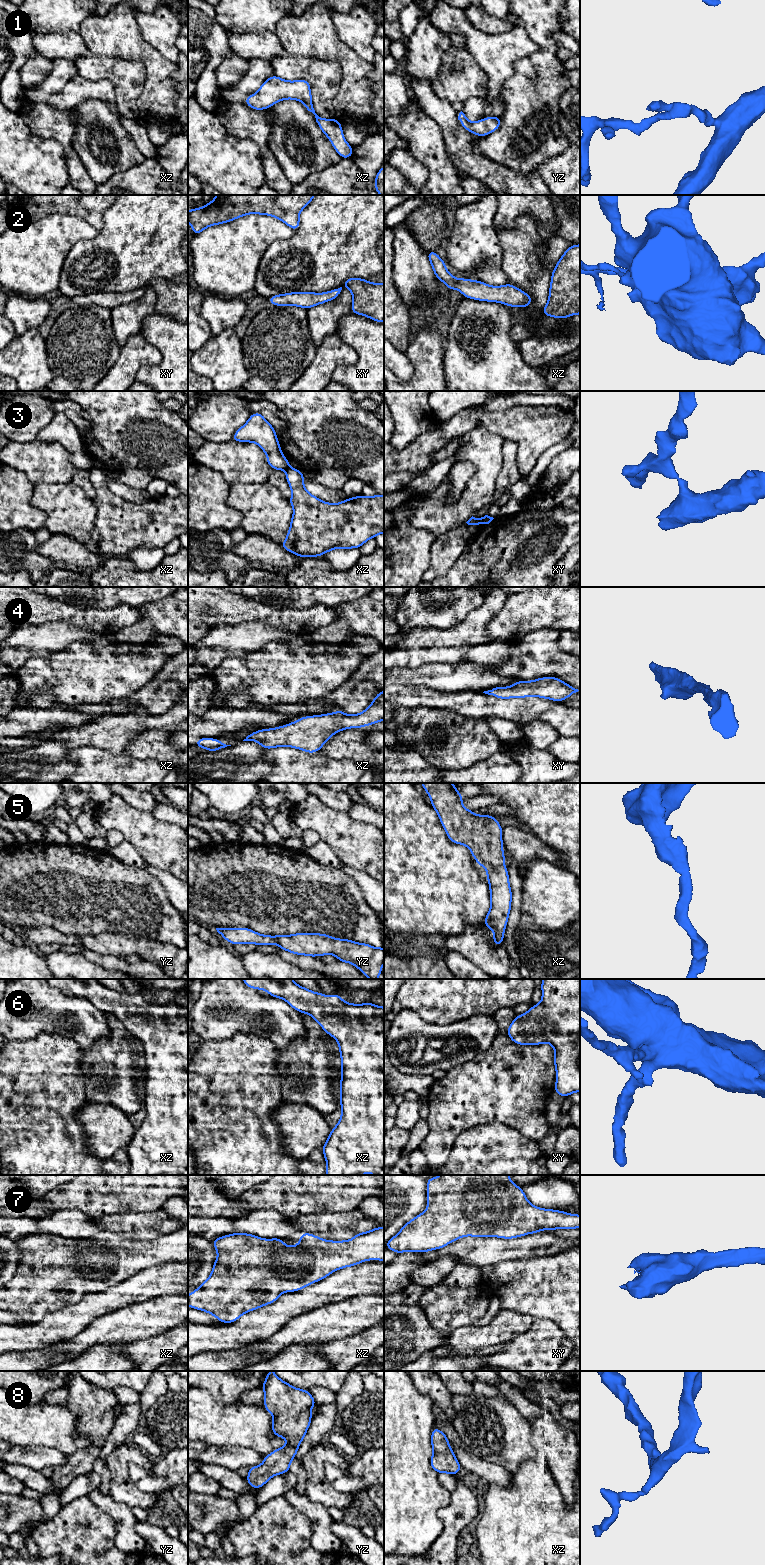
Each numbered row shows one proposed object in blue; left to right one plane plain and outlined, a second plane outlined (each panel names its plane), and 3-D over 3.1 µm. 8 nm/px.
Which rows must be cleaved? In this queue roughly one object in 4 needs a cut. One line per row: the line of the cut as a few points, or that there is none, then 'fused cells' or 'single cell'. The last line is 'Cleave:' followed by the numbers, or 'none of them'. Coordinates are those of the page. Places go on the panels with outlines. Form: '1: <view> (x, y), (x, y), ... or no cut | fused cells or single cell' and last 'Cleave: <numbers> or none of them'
1: no cut | single cell
2: no cut | single cell
3: xy (481, 518), (482, 523) | fused cells
4: no cut | single cell
5: no cut | single cell
6: no cut | single cell
7: no cut | single cell
8: no cut | single cell
Cleave: 3

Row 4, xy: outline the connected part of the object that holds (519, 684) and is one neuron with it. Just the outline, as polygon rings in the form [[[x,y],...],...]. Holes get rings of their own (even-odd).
[[[543,677],[528,682],[517,681],[509,687],[495,687],[483,693],[501,699],[535,696],[562,702],[565,698],[578,691],[578,689],[573,688],[556,677]]]

